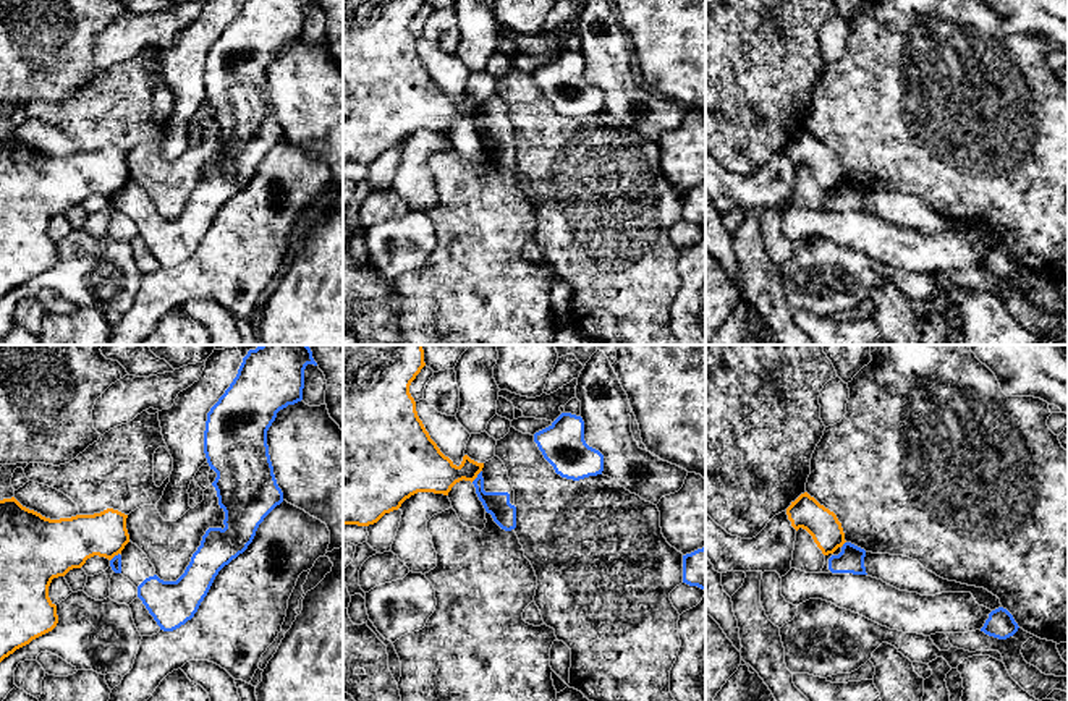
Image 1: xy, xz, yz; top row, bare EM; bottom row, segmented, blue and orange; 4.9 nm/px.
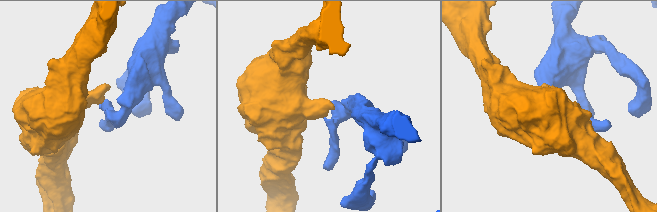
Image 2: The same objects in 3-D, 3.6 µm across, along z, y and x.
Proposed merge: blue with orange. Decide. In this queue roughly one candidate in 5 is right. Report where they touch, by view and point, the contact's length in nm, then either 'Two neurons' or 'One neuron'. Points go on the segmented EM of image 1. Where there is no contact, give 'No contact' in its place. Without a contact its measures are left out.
Touches blue at xz (478, 476). Shared border 80 nm. Two neurons

